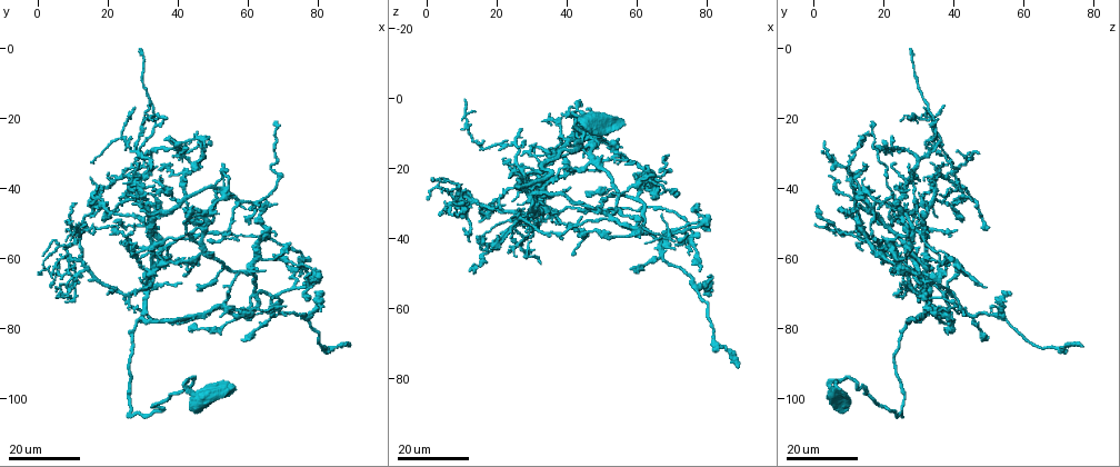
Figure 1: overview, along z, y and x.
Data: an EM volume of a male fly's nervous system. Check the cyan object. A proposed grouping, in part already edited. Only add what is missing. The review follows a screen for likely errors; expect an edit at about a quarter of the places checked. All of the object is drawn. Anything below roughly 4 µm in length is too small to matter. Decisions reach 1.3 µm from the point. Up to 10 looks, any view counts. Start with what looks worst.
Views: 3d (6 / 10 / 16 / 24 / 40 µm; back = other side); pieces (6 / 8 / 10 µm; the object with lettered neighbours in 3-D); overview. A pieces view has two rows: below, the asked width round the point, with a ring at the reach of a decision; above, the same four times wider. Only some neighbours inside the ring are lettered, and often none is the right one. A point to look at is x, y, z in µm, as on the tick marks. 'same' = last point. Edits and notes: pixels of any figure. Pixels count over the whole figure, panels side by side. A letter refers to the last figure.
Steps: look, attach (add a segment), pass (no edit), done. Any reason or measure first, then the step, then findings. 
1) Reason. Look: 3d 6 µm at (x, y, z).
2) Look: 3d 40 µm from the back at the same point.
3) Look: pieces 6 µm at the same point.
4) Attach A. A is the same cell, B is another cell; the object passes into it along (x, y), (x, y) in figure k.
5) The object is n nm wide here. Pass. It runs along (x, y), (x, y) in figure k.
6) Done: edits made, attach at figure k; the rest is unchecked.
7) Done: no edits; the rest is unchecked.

Branch stops here. Look: 3d 16 µm at (36.5, 20.0, 27.5).

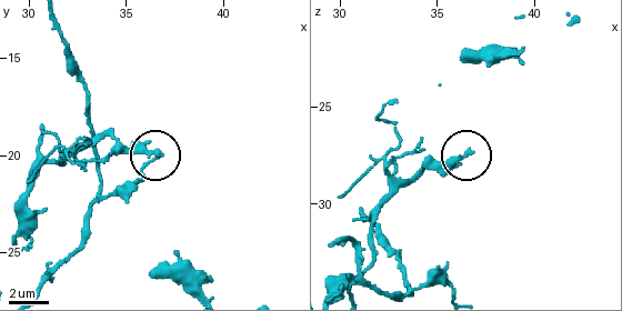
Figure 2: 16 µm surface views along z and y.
Look: pieces 6 µm at (36.7, 19.9, 27.3).

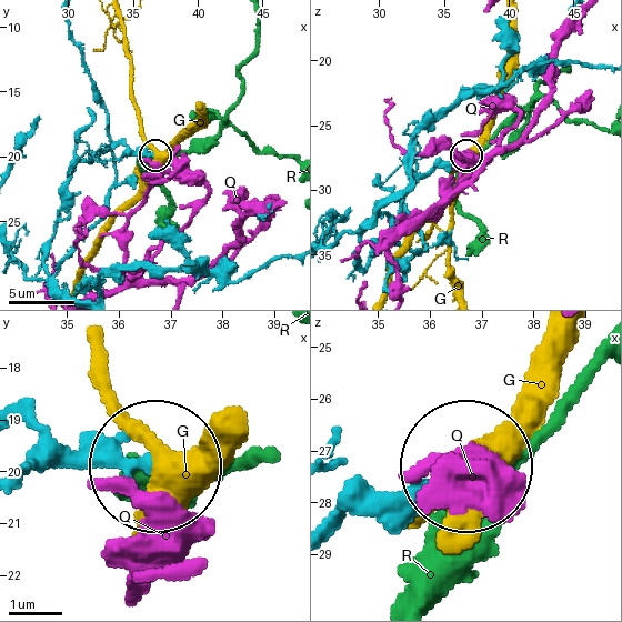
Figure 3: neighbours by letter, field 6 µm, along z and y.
The object is 230 nm wide here. Pass. G, Q and R are other cells; it runs along (24, 428), (152, 463) in figure 3; no lettered segment goes on from it.

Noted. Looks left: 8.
Thin end. Look: 3d 24 µm at (15.0, 48.5, 35.0).

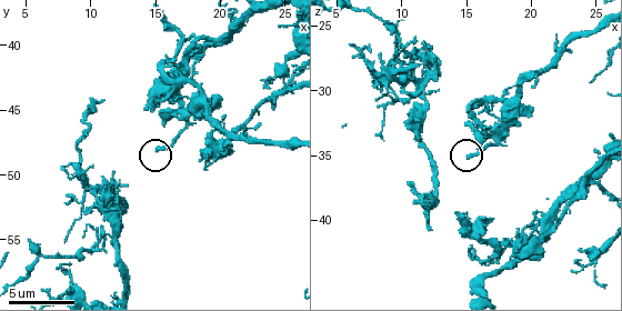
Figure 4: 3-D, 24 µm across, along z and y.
Look: pieces 10 µm at (15.2, 48.0, 35.2).

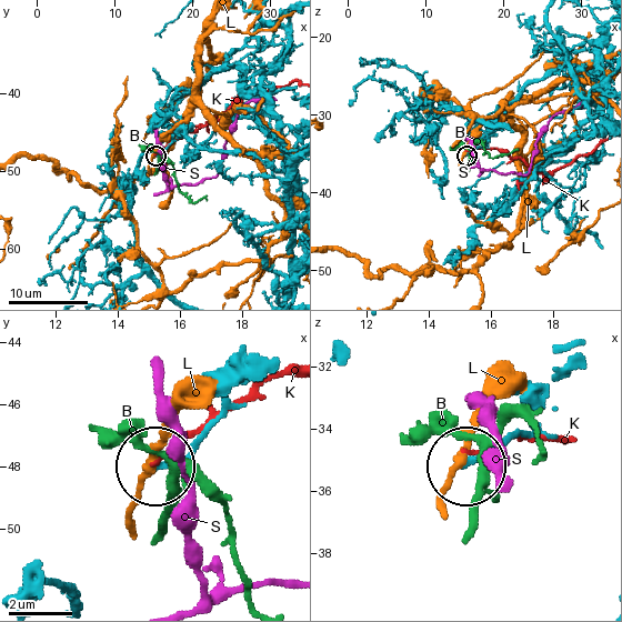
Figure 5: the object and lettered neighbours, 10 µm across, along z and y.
The object is 190 nm wide here. Pass. B, K, L and S are other cells; none of them fits.

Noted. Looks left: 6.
An open end. Look: 3d 16 µm at (26.5, 52.5, 8.5).

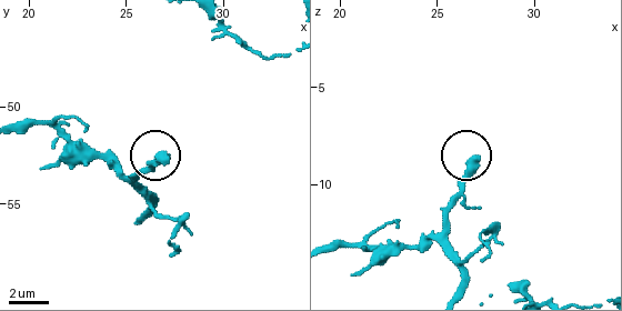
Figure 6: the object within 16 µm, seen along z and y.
Look: pieces 8 µm at (26.9, 52.7, 8.7).

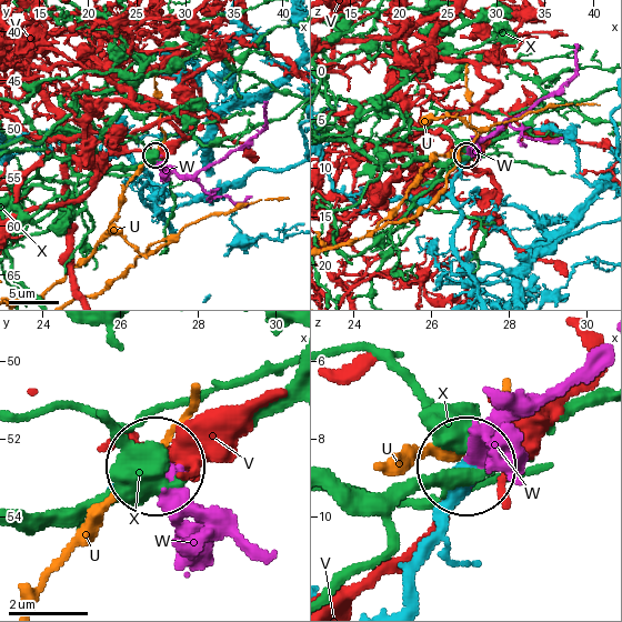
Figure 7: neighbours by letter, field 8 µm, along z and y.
Attach W. W is the same cell, U, V and X are other cells; the object passes into it along (411, 578), (480, 451), (560, 384) in figure 7; the cell continues.

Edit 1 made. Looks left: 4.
Look: overview.

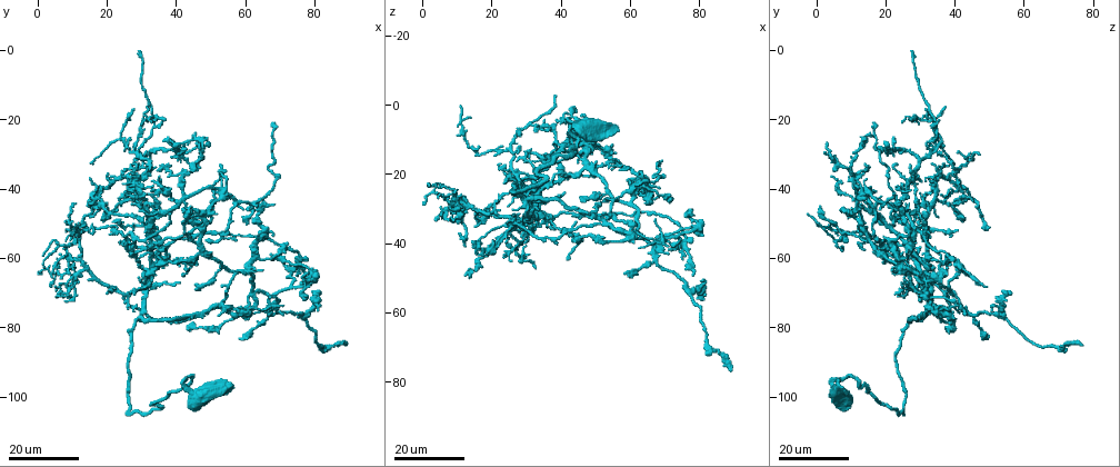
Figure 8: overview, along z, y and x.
An open end. Look: 3d 16 µm at (15.0, 45.5, 40.0).

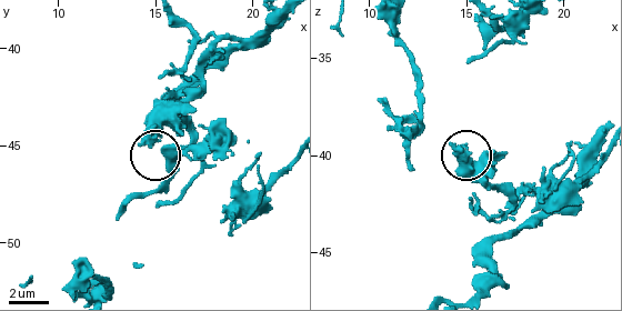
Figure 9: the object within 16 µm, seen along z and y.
What lies round it. Look: pieces 8 µm at (14.4, 44.9, 39.5).

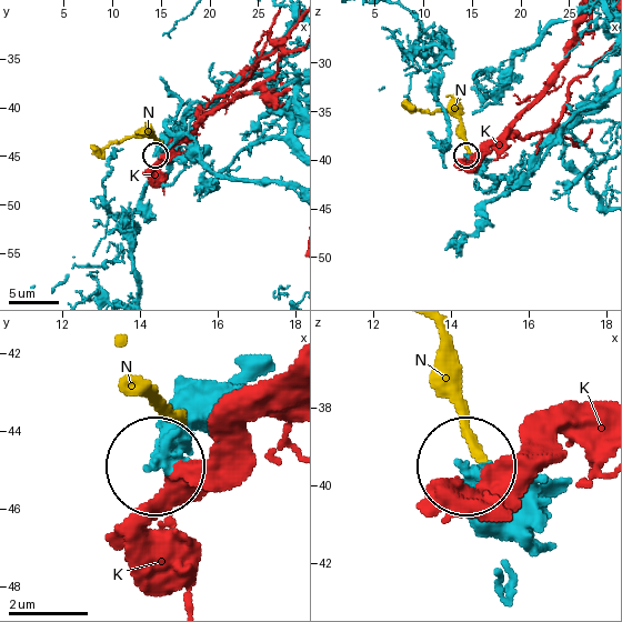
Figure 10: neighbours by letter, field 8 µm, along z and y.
Pass. K and N are other cells; it runs along (531, 531), (472, 471) in figure 10; no lettered segment goes on from it.

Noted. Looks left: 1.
Free end. Look: pieces 8 µm at (18.6, 48.8, 43.0).

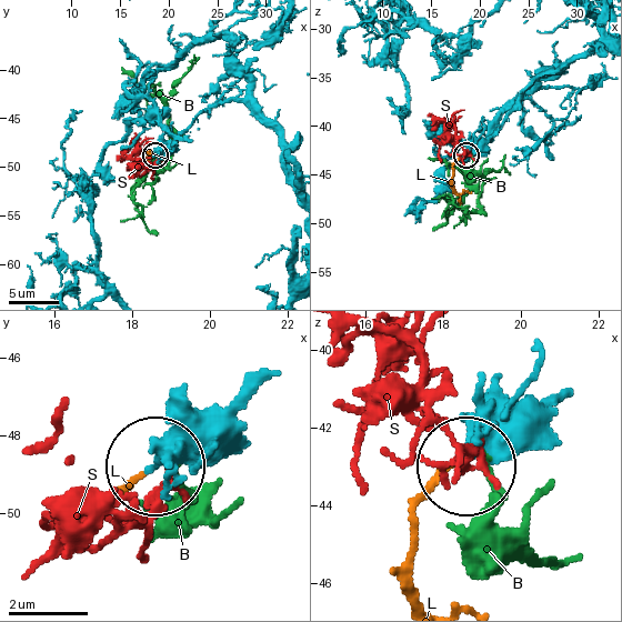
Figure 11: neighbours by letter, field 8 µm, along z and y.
The object is 290 nm wide here. Attach L. L is the same cell, B and S are other cells; the cell continues.

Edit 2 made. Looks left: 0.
Done: edits made, attach at figure 7, attach at figure 11; the rest is unchecked.

